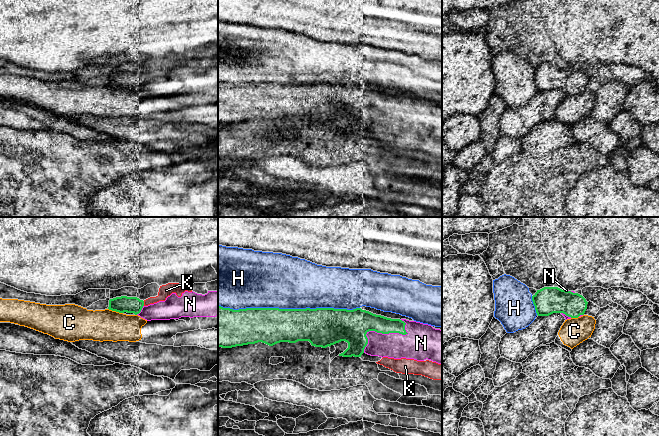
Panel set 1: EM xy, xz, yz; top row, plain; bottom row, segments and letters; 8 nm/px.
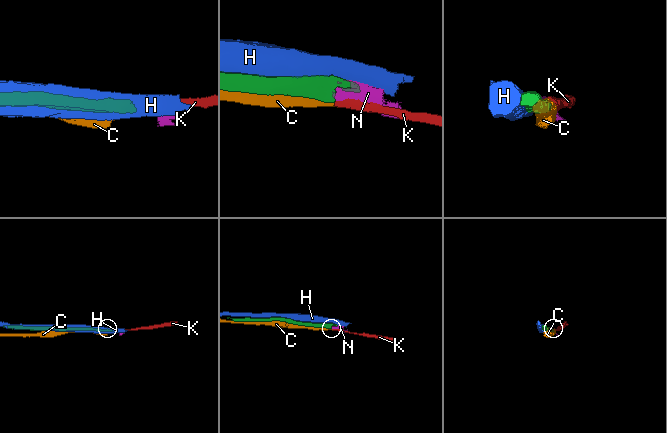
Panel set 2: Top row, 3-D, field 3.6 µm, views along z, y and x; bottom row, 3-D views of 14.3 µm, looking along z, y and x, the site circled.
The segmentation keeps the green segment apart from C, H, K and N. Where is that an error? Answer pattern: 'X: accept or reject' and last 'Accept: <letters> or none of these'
C: reject
H: reject
K: accept
N: reject
Accept: K

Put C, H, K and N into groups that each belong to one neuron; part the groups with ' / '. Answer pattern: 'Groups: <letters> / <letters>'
Groups: C N / H / K

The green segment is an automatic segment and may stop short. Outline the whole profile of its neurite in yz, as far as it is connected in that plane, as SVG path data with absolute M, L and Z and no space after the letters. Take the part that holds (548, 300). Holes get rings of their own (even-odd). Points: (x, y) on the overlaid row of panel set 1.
M544 287L537 290L532 296L532 301L538 316L563 313L571 318L584 315L588 304L582 295L558 287Z

